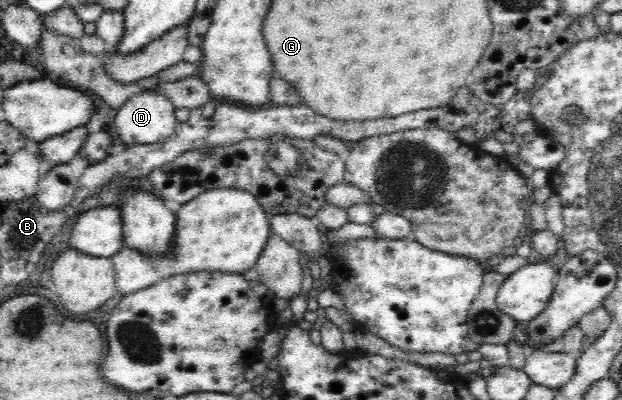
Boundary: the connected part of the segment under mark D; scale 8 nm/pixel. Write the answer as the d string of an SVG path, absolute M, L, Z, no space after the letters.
M145 91L127 99L126 103L117 110L113 123L116 126L120 141L128 147L138 144L162 143L175 132L180 124L174 115L176 110L166 96Z

